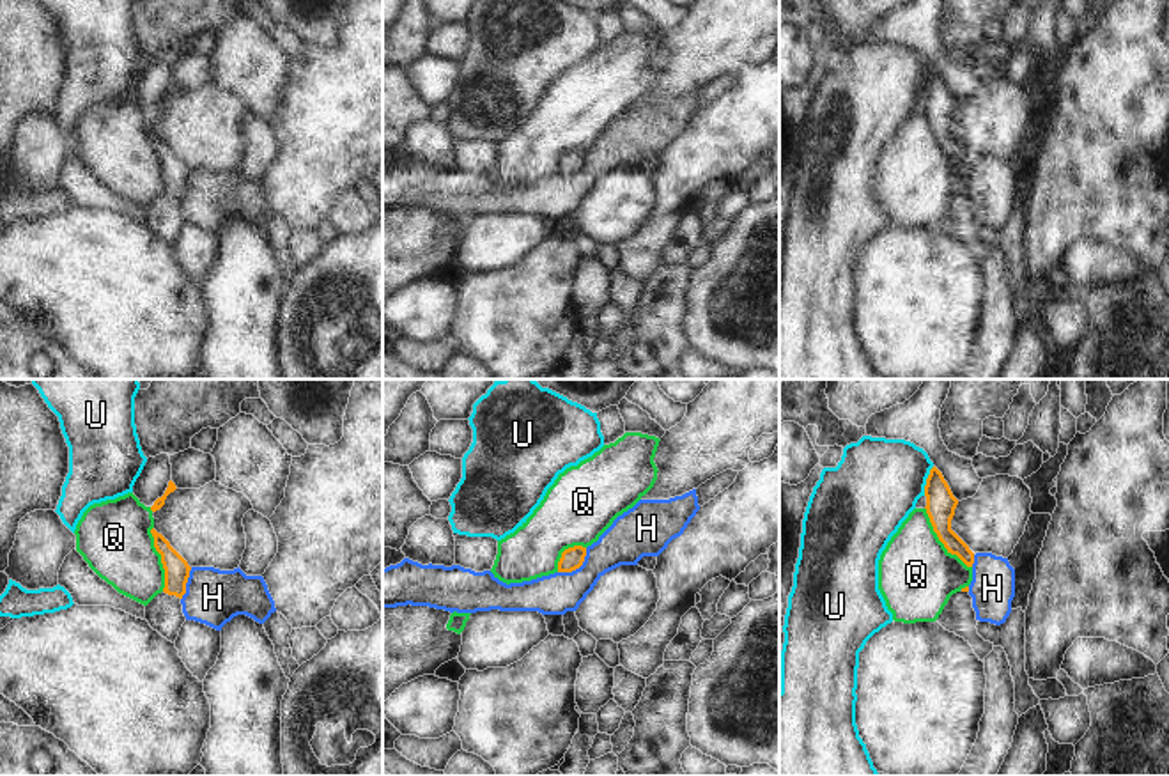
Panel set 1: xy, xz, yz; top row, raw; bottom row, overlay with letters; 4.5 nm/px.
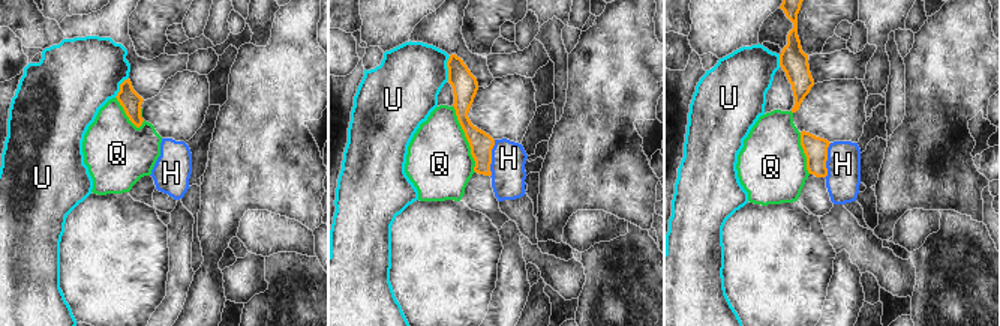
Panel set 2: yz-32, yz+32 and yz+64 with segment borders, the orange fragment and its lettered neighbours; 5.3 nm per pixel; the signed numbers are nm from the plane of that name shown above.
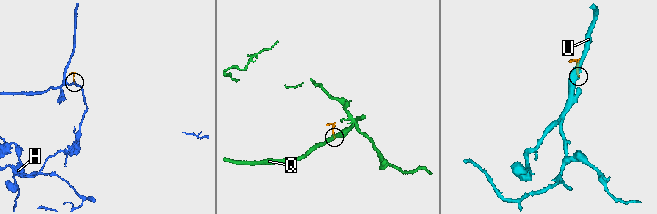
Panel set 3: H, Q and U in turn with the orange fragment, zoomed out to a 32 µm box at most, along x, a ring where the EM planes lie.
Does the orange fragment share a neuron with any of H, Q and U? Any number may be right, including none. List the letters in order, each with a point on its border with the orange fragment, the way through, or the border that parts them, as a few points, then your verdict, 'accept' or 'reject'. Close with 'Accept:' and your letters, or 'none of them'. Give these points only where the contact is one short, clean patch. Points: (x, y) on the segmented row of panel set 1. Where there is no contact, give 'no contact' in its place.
H: xz (578, 567) | along xz (587, 548), (585, 560), (578, 567), (558, 573) | reject
Q: yz (939, 539) | reject
U: yz (927, 481) | along yz (934, 466), (923, 495) | reject
Accept: none of them

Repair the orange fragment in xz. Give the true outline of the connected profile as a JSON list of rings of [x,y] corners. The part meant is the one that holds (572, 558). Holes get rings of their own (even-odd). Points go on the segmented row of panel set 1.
[[[574,546],[561,553],[561,558],[558,562],[558,572],[572,572],[579,569],[584,562],[586,547]]]

